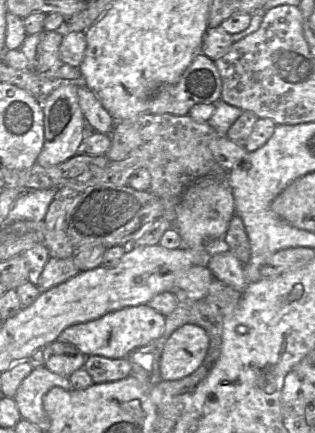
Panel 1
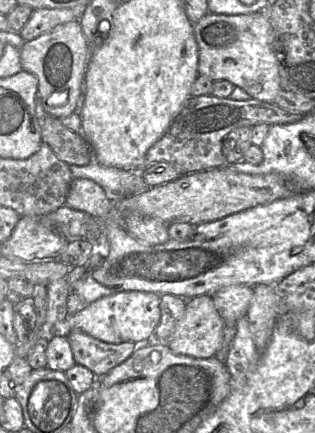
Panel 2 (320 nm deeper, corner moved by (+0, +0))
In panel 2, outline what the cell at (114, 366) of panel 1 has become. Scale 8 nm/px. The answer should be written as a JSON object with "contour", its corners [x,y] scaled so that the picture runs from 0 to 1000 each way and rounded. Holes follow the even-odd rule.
{"contour":[[[238,760],[216,774],[238,836],[321,873],[362,848],[400,834],[432,811],[429,792],[337,792],[260,762]]]}

